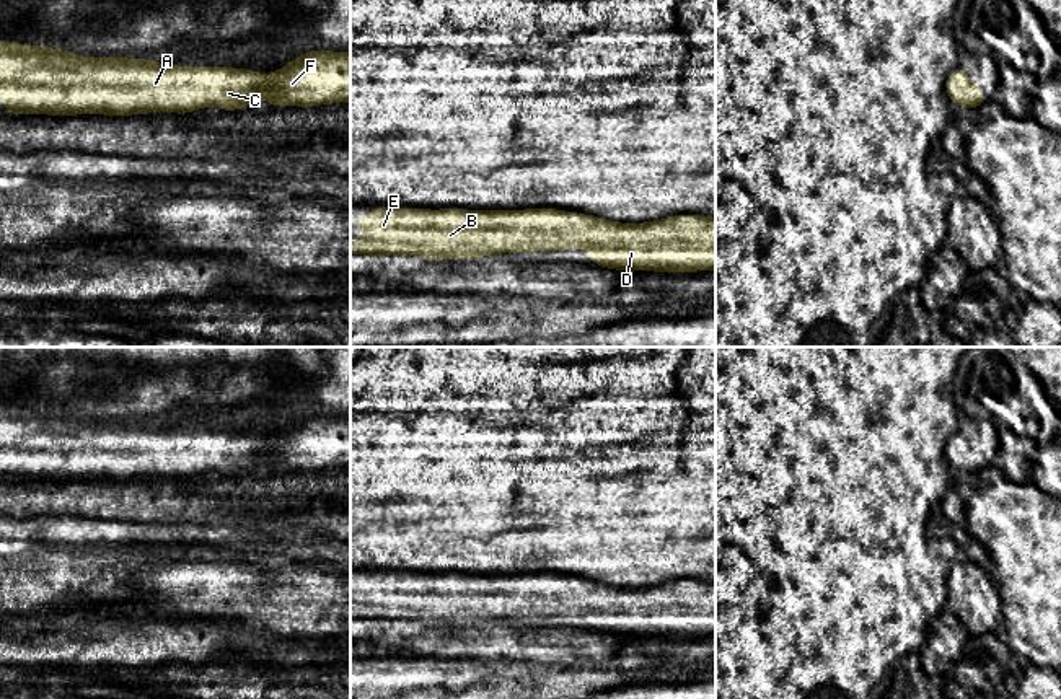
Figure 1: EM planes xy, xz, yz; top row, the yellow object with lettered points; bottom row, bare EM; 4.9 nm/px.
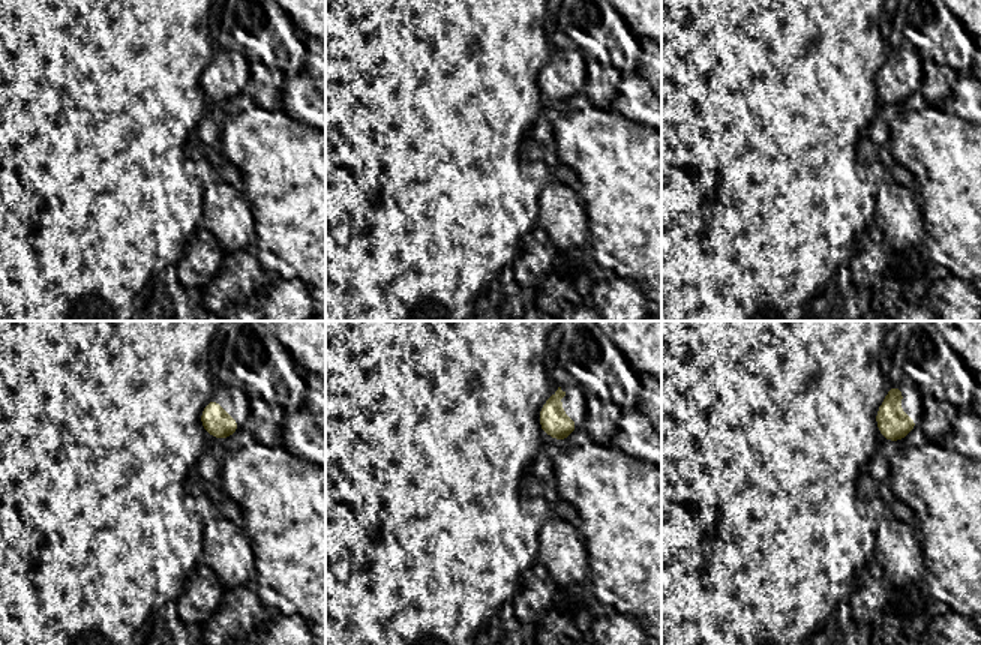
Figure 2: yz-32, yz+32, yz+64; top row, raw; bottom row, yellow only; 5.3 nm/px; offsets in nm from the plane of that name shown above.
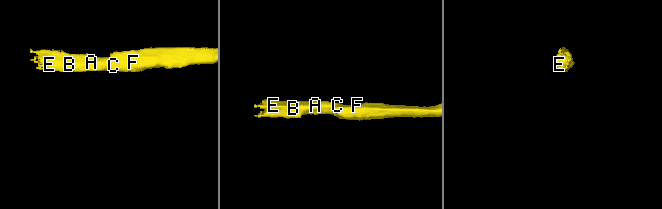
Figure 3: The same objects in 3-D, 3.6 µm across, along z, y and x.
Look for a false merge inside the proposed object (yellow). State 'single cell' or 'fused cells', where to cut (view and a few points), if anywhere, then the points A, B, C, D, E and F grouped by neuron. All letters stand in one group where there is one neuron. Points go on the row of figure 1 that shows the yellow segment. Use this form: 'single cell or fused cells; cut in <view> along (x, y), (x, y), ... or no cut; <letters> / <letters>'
single cell; no cut; A B C D E F

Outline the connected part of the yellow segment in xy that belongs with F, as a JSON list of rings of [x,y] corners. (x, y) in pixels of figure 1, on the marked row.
[[[0,41],[0,95],[2,111],[13,114],[108,114],[130,116],[139,112],[194,112],[207,106],[223,111],[238,111],[243,106],[267,99],[275,108],[298,104],[300,108],[321,106],[324,103],[350,101],[350,52],[310,51],[290,60],[277,73],[254,73],[246,68],[228,67],[174,67],[148,59],[122,57],[81,57],[65,49],[52,51],[44,44],[23,46],[20,42]]]

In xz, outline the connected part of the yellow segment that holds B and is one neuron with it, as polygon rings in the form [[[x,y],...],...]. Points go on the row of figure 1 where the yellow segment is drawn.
[[[375,205],[368,217],[354,218],[355,230],[373,238],[350,243],[350,254],[419,256],[427,261],[476,259],[489,253],[561,251],[579,246],[600,267],[657,272],[694,272],[715,269],[715,217],[675,215],[649,223],[616,223],[592,215],[556,209],[464,210],[394,209]]]

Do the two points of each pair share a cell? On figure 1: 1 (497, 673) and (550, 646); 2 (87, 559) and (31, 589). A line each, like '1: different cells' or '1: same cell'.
1: different cells
2: same cell

